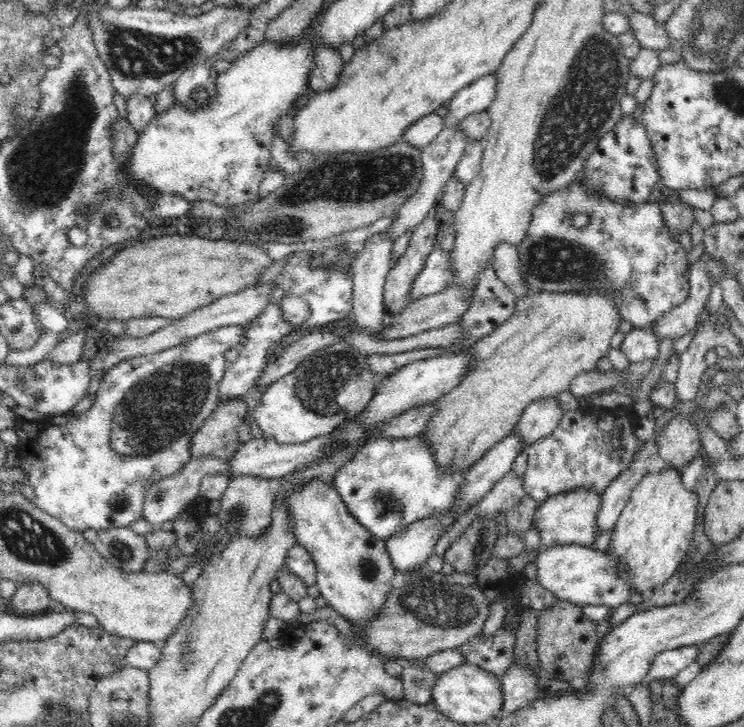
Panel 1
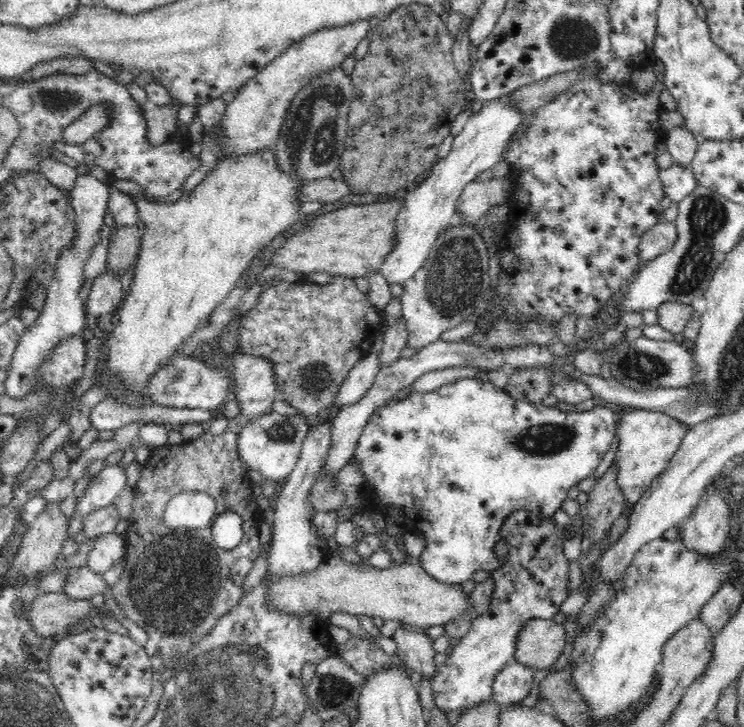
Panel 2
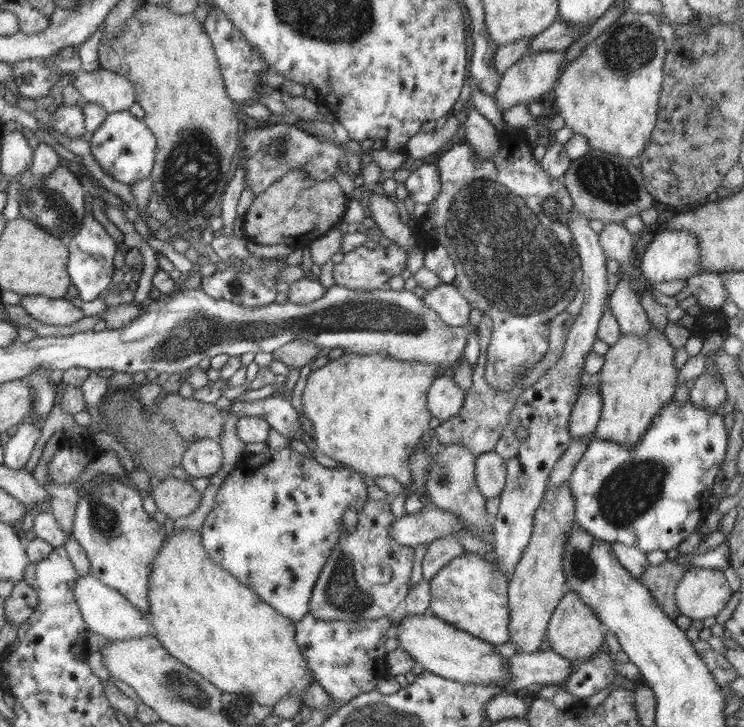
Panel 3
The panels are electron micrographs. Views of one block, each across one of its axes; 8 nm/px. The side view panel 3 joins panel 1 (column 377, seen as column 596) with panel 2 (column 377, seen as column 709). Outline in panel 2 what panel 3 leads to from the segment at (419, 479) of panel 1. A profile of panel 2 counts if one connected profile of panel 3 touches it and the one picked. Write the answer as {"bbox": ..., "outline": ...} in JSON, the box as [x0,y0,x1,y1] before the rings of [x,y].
{"bbox":[353,378,617,586],"outline":[[[462,378],[453,384],[447,383],[440,386],[432,392],[412,392],[402,400],[390,402],[388,400],[385,406],[378,408],[372,418],[365,426],[357,442],[354,451],[353,462],[357,464],[358,470],[364,474],[365,493],[367,498],[378,498],[378,510],[387,508],[390,512],[398,512],[404,524],[404,528],[408,532],[418,532],[424,534],[426,538],[426,546],[418,561],[424,567],[424,570],[440,582],[444,584],[457,584],[461,586],[472,578],[474,572],[485,570],[486,572],[494,572],[498,570],[506,557],[498,559],[494,552],[494,545],[502,540],[500,528],[504,524],[504,520],[516,510],[526,510],[527,512],[536,512],[541,517],[552,518],[556,510],[560,510],[562,502],[567,498],[567,492],[573,486],[577,486],[580,481],[595,474],[596,468],[600,466],[600,460],[606,456],[612,440],[617,433],[617,420],[615,413],[608,408],[600,406],[594,407],[590,412],[563,412],[560,408],[548,408],[541,403],[530,403],[527,401],[516,400],[510,396],[504,389],[497,388],[489,381],[482,382],[477,378]]]}

